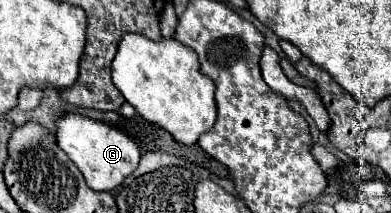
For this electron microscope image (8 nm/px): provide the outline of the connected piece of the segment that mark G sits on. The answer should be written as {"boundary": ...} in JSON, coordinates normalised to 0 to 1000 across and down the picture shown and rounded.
{"boundary":[[[174,526],[143,563],[143,667],[215,817],[220,864],[251,901],[297,892],[317,854],[317,836],[353,789],[358,704],[332,638],[322,638],[292,592],[276,592],[210,535]]]}

